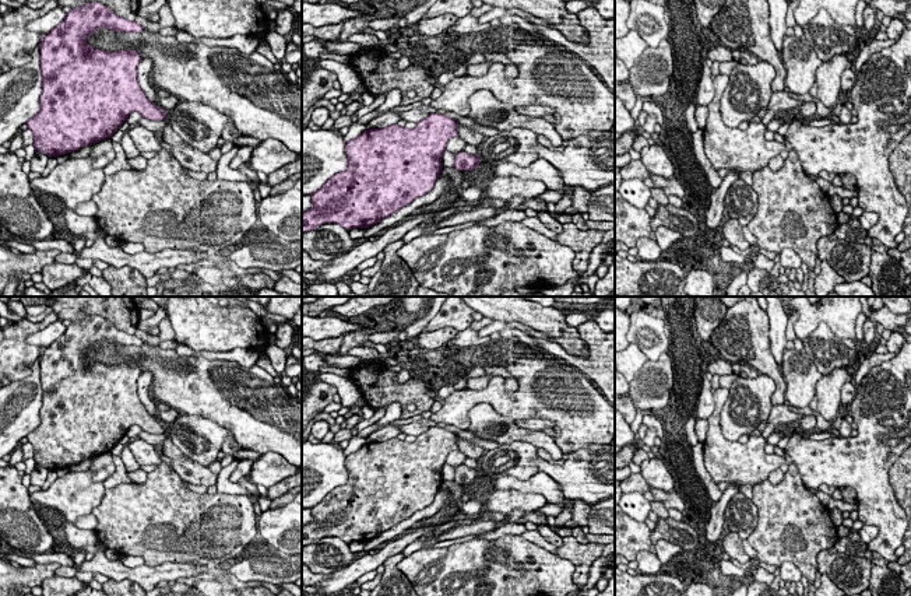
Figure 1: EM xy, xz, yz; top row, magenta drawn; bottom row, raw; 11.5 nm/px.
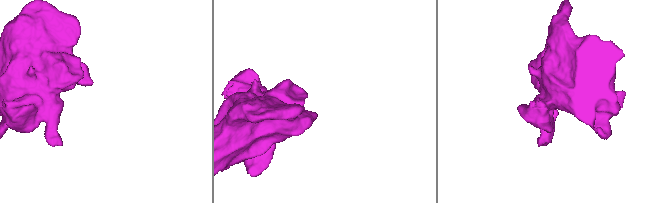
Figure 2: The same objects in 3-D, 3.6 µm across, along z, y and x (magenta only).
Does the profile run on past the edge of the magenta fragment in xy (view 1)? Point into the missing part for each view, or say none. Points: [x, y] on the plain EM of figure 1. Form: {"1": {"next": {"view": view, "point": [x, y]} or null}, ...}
{"1": {"next": null}}

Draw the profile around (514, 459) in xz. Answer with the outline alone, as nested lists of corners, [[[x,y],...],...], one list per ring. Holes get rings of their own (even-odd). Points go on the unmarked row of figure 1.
[[[516,441],[485,452],[478,470],[488,480],[496,480],[502,476],[528,480],[539,471],[532,463],[535,456],[538,456],[538,448],[527,442]]]

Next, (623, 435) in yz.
[[[615,410],[615,446],[625,448],[636,442],[634,432],[623,416]]]

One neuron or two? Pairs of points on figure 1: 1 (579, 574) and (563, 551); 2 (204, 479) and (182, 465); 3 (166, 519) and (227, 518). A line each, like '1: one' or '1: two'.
1: one
2: one
3: one

